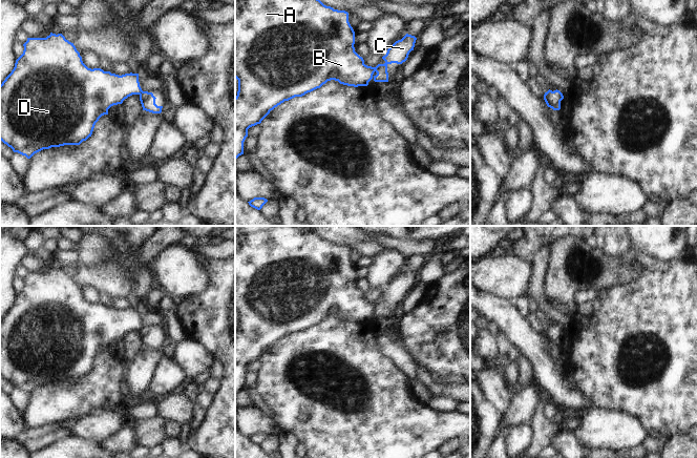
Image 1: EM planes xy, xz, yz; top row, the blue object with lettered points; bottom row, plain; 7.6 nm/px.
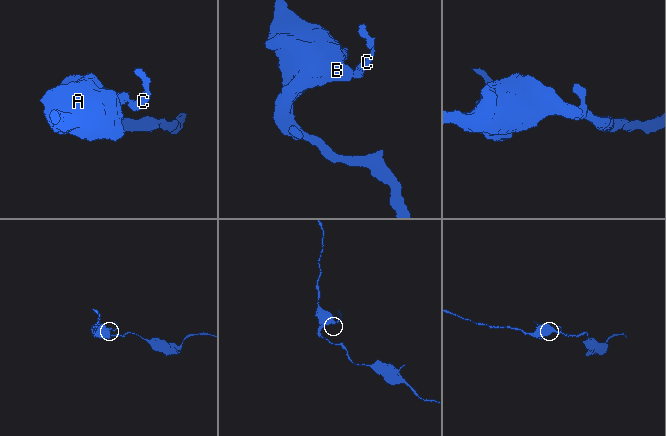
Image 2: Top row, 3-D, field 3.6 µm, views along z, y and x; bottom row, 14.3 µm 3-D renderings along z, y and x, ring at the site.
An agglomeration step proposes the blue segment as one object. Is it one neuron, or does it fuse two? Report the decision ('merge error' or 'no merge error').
merge error

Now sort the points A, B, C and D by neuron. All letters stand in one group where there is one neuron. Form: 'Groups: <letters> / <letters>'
Groups: A B D / C.

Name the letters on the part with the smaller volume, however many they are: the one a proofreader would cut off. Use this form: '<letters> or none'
C

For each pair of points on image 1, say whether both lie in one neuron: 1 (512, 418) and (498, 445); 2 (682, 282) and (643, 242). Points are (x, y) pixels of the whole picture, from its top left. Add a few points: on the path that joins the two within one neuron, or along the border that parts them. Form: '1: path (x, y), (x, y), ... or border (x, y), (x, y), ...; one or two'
1: border (508, 428), (505, 428), (497, 436); two
2: border (641, 251), (662, 262), (674, 259); two

